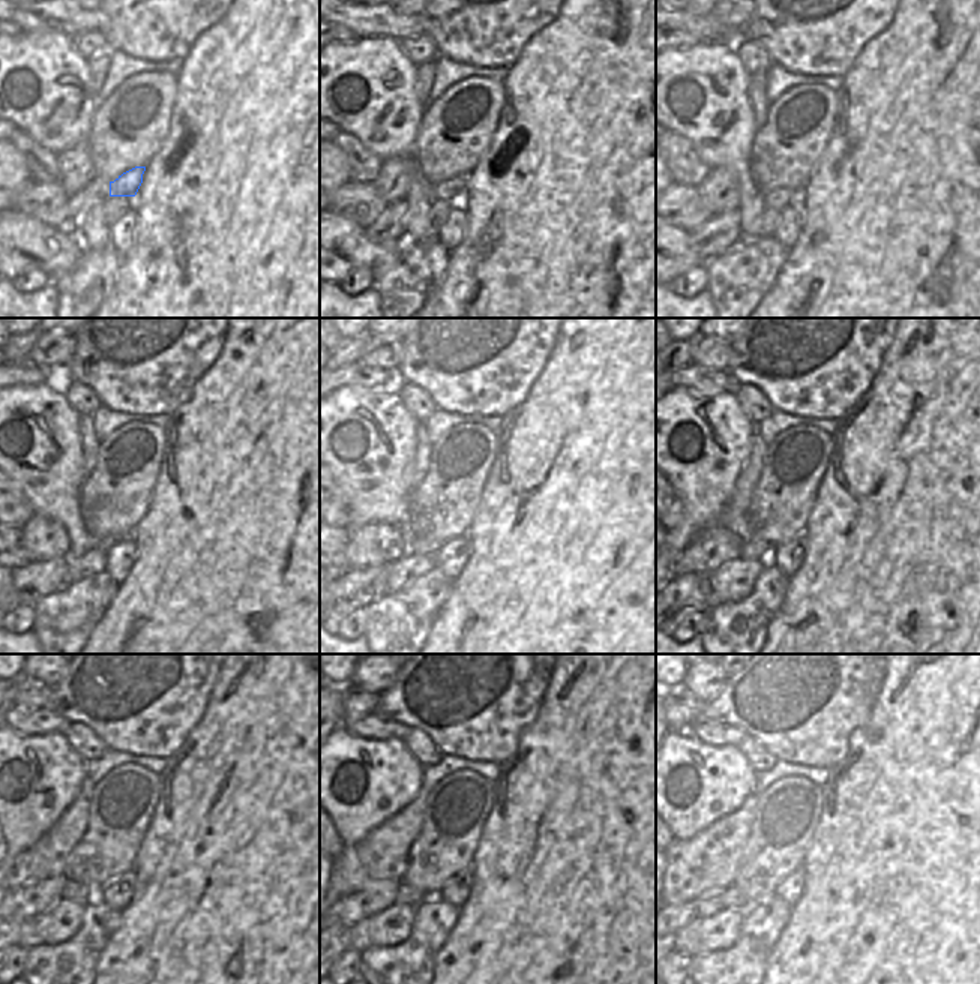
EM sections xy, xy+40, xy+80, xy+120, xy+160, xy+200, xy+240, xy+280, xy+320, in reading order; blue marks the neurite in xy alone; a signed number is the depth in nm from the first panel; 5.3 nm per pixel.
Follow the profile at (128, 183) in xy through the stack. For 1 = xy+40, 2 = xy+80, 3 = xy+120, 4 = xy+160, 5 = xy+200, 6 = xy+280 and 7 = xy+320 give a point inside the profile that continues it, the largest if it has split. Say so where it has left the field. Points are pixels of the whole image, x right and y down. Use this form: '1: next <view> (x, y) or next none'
1: next xy+40 (446, 191)
2: next xy+80 (779, 198)
3: next xy+120 (95, 543)
4: next xy+160 (420, 546)
5: next xy+200 (752, 549)
6: next xy+280 (407, 894)
7: next xy+320 (731, 897)

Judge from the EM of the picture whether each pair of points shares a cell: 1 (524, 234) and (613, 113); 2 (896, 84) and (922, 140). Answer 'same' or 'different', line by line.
1: same
2: same

